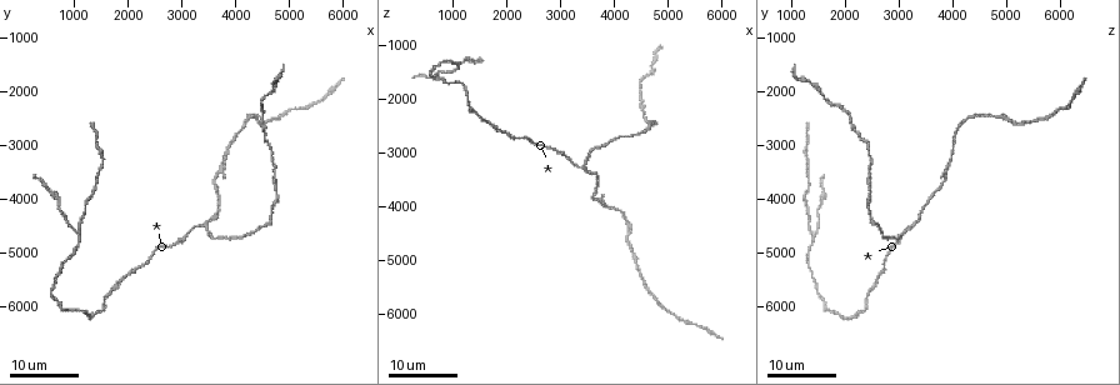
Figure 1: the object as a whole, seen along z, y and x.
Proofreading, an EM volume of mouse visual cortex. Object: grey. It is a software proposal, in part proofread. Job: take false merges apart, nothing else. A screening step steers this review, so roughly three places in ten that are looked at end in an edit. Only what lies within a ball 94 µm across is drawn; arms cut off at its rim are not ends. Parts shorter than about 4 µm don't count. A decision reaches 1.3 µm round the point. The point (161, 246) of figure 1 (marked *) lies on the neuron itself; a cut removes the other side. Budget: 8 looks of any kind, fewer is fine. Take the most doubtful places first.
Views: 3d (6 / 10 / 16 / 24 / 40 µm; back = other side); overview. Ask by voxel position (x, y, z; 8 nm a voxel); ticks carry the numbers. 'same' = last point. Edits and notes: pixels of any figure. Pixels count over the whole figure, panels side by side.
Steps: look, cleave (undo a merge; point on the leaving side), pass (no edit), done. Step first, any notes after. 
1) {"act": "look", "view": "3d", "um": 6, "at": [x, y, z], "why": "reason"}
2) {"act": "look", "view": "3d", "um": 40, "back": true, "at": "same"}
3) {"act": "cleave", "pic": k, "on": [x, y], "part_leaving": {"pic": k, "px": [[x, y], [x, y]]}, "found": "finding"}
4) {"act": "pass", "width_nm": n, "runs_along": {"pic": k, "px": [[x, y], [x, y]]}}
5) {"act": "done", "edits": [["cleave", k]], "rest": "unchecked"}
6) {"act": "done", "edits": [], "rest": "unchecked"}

{"act": "look", "view": "3d", "um": 24, "at": [3450, 4550, 3200]}

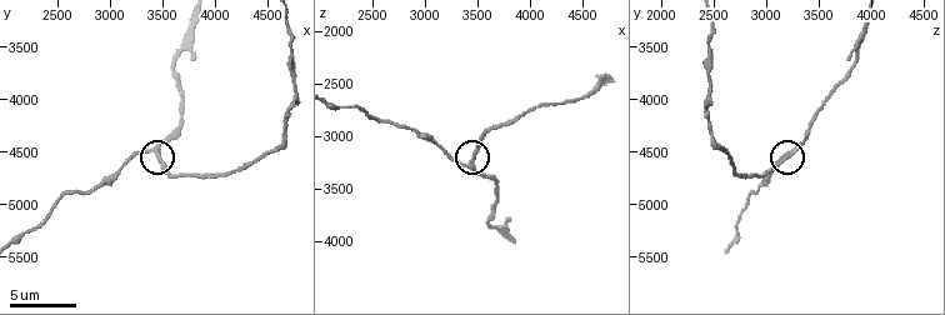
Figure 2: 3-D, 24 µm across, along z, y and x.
{"act": "look", "view": "3d", "um": 10, "at": [3460, 4520, 3240], "why": "zoom in"}

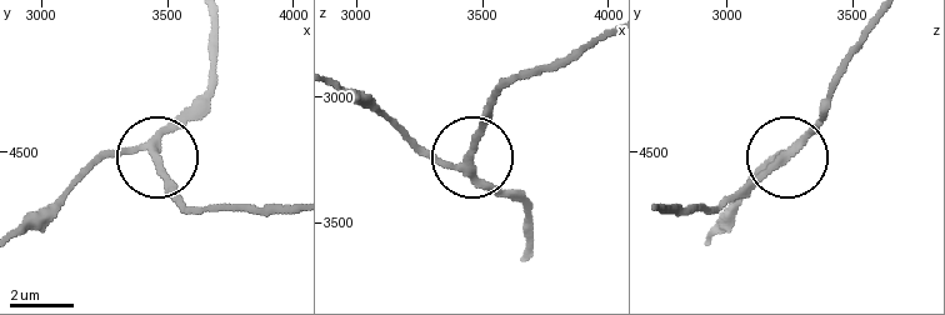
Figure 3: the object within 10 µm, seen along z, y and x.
{"act": "pass", "side_arm_um": 46, "runs_along": {"pic": 3, "px": [[340, 88], [373, 100], [445, 163], [466, 154], [499, 95]]}, "found": "all the same neuron"}

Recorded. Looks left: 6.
{"act": "look", "view": "3d", "um": 16, "at": [1100, 4700, 1450], "why": "a fork"}

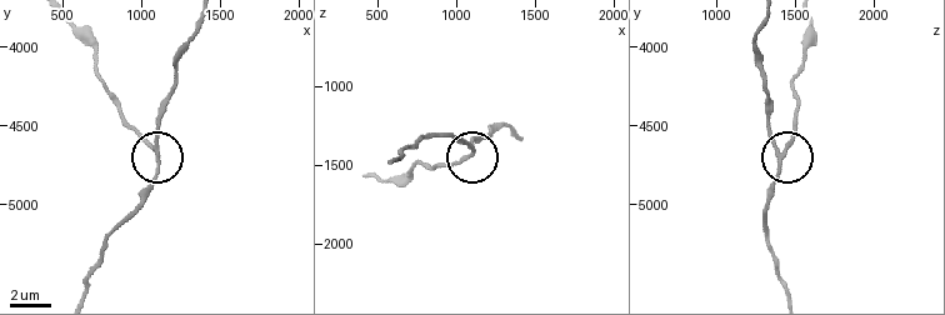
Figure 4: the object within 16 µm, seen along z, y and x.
{"act": "look", "view": "3d", "um": 6, "at": [1100, 4660, 1400], "why": "closer look"}

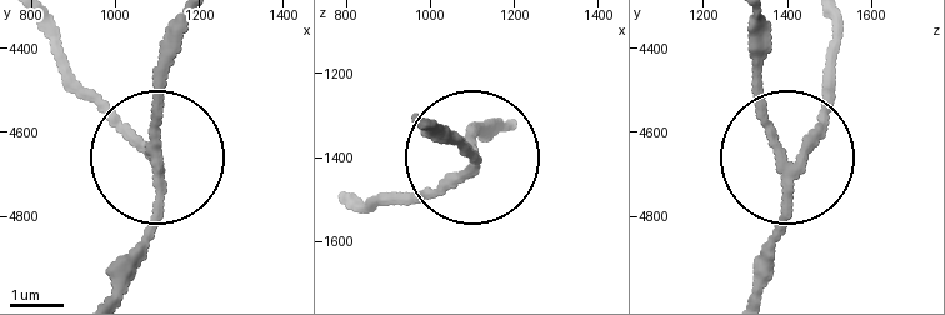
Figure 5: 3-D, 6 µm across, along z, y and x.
{"act": "pass", "runs_along": {"pic": 5, "px": [[420, 124], [469, 164], [389, 200]]}, "found": "continuous, no second neuron"}

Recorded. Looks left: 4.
{"act": "look", "view": "3d", "um": 10, "at": [3660, 3560, 3860], "why": "two arms in line, one across"}

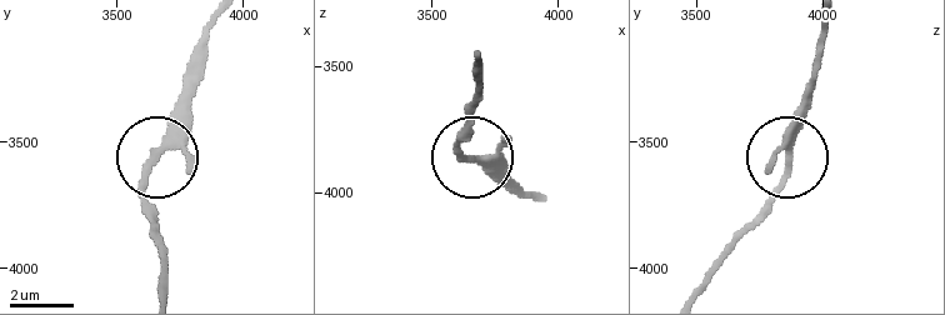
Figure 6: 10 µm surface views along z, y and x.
{"act": "look", "view": "3d", "um": 10, "back": true, "at": [3670, 3540, 3870]}

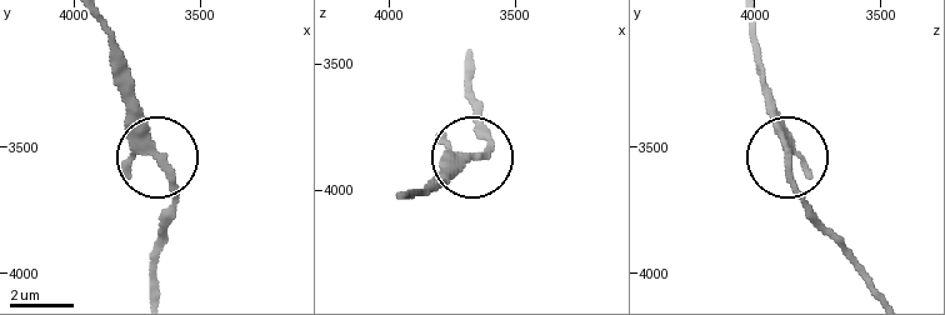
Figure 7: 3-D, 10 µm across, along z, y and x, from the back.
{"act": "pass", "width_nm": 200, "runs_along": {"pic": 7, "px": [[156, 288], [156, 240], [173, 183], [145, 119], [119, 89]]}, "found": "continuous, no second neuron"}

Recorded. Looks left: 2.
{"act": "look", "view": "3d", "um": 24, "at": [1750, 5650, 2500]}

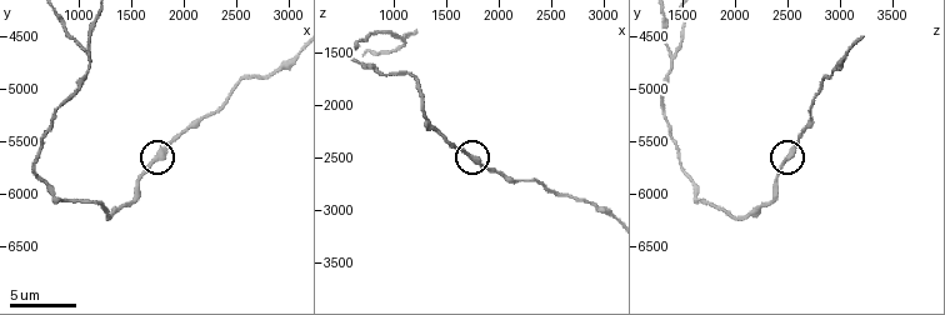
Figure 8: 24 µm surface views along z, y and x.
{"act": "look", "view": "3d", "um": 6, "at": [1720, 5660, 2480], "why": "closer look"}

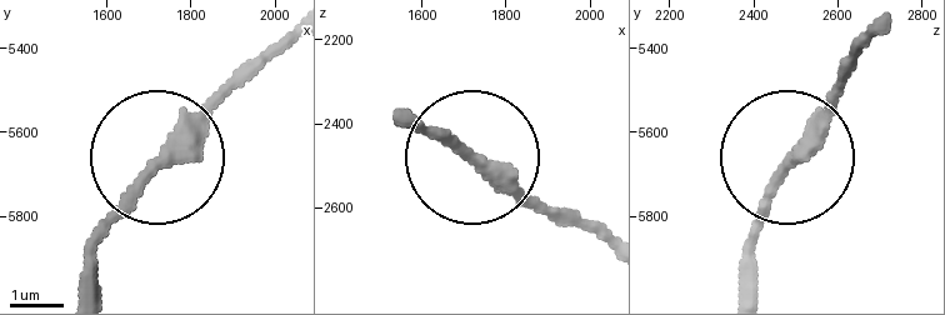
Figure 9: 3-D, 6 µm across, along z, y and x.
{"act": "pass", "runs_along": {"pic": 9, "px": [[293, 23], [171, 144], [95, 246]]}, "found": "all the same neuron"}

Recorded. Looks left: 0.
{"act": "done", "edits": [], "rest": "unchecked"}

